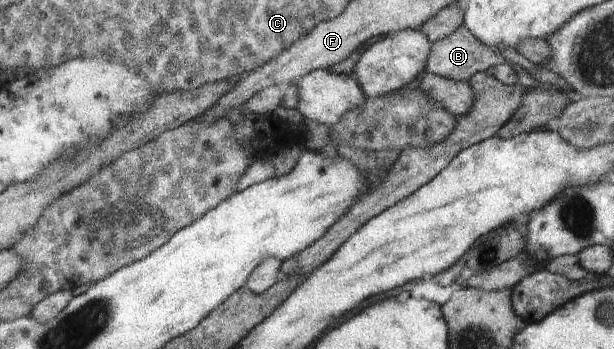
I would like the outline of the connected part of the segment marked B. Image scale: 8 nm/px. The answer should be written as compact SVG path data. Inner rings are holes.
M464 25L458 26L450 36L446 36L438 42L431 42L431 44L425 70L428 73L436 74L436 76L454 80L454 82L468 82L476 72L486 72L490 66L495 67L504 60L512 60L515 49L502 46L502 48L494 50L494 48L482 44Z

